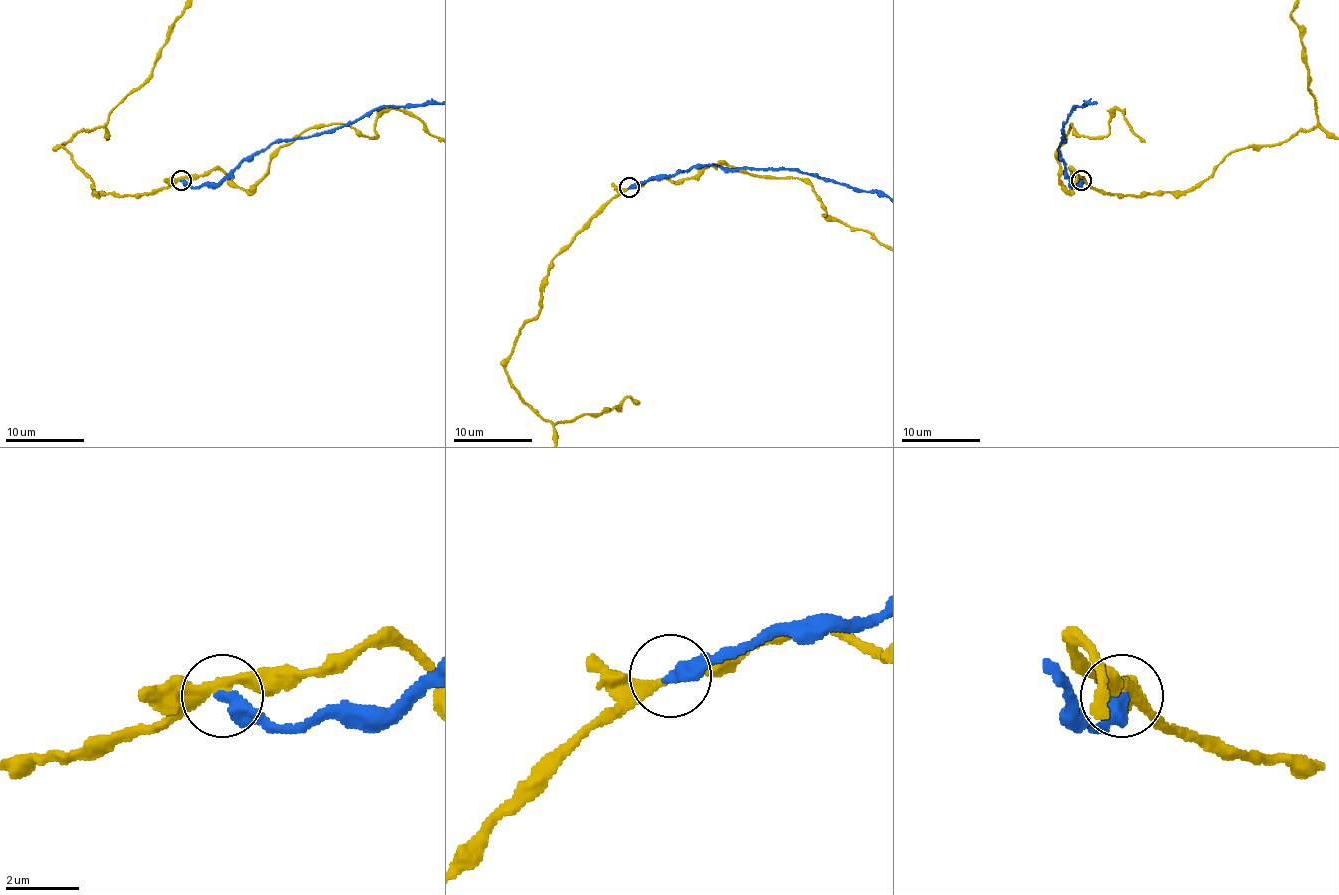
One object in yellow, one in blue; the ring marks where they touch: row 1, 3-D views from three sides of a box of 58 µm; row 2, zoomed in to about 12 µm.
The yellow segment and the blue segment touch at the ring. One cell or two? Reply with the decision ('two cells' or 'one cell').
two cells

